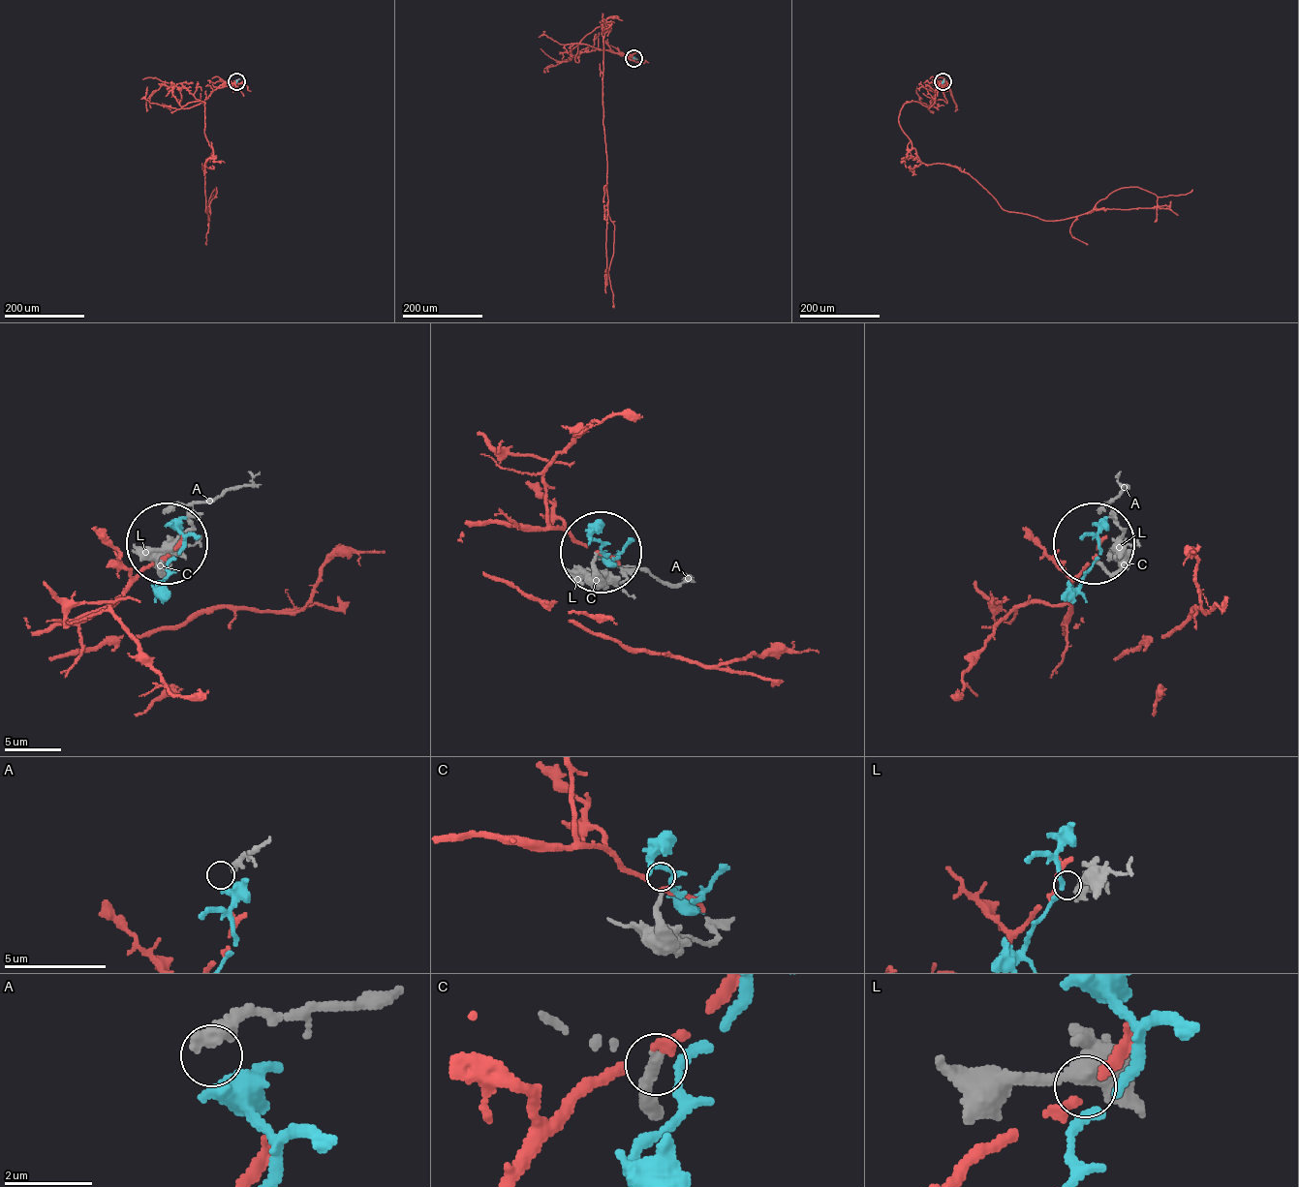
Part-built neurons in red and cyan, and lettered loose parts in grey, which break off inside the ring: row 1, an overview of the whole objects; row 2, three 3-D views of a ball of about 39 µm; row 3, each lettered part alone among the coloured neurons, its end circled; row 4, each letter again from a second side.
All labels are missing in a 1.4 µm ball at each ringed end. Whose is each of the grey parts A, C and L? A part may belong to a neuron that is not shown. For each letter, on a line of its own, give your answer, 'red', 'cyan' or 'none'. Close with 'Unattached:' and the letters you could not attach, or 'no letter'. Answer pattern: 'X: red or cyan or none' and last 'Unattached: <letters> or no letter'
A: none
C: none
L: cyan
Unattached: A, C

